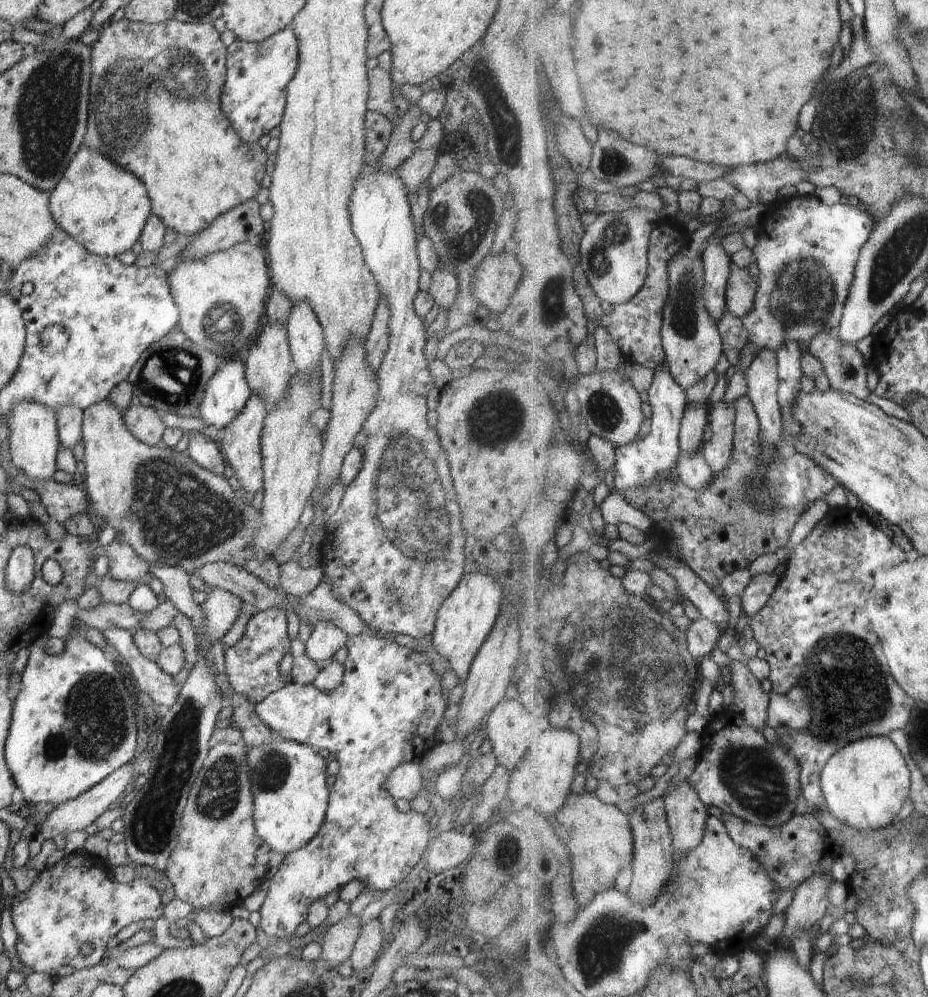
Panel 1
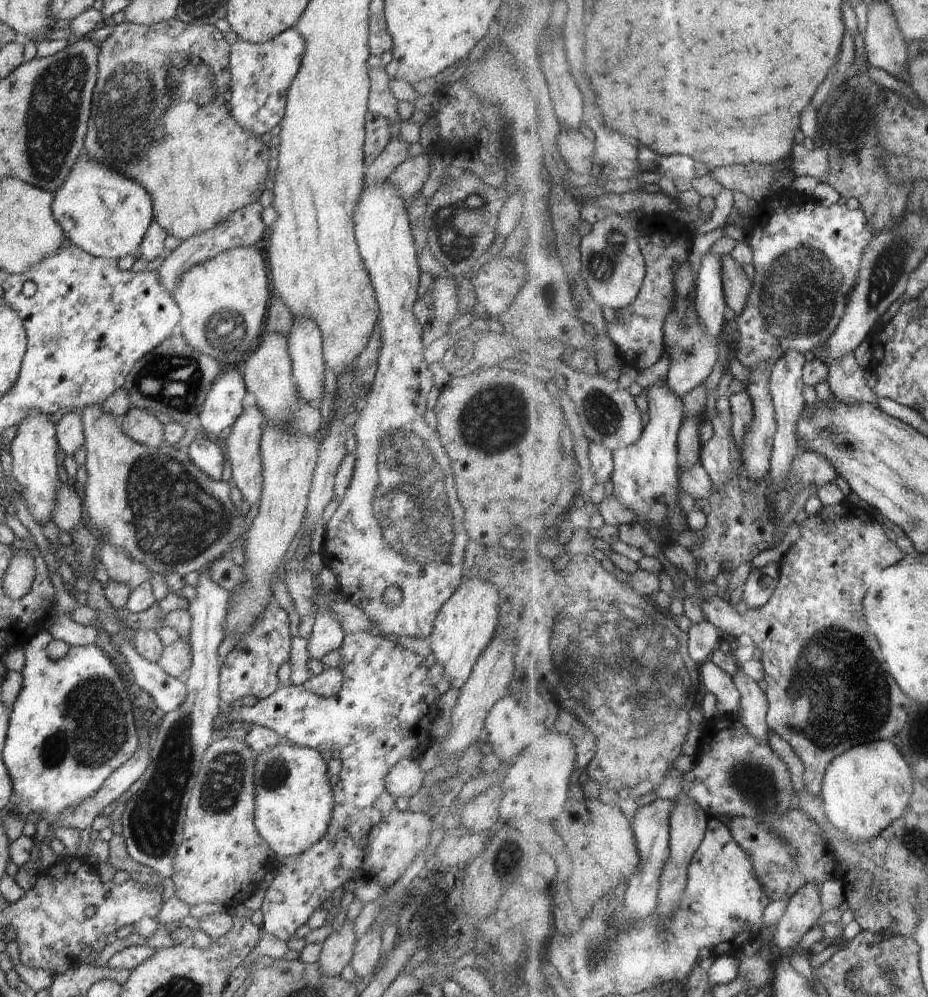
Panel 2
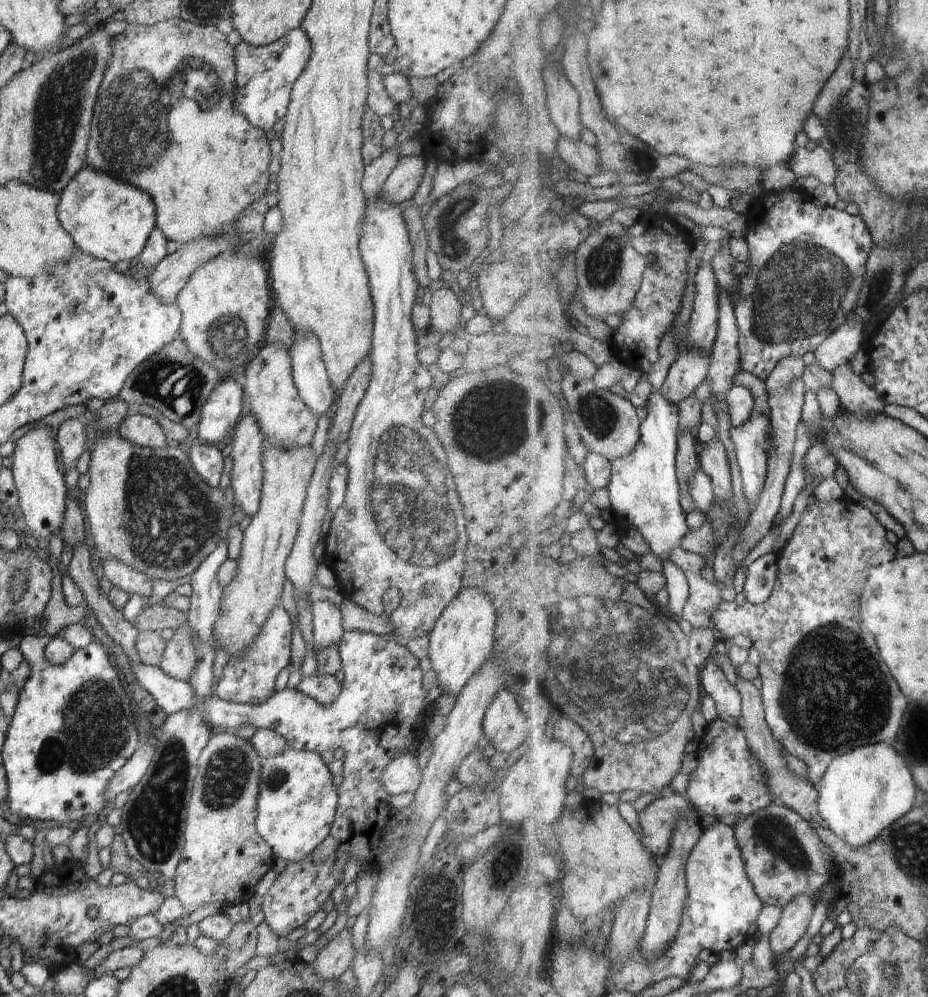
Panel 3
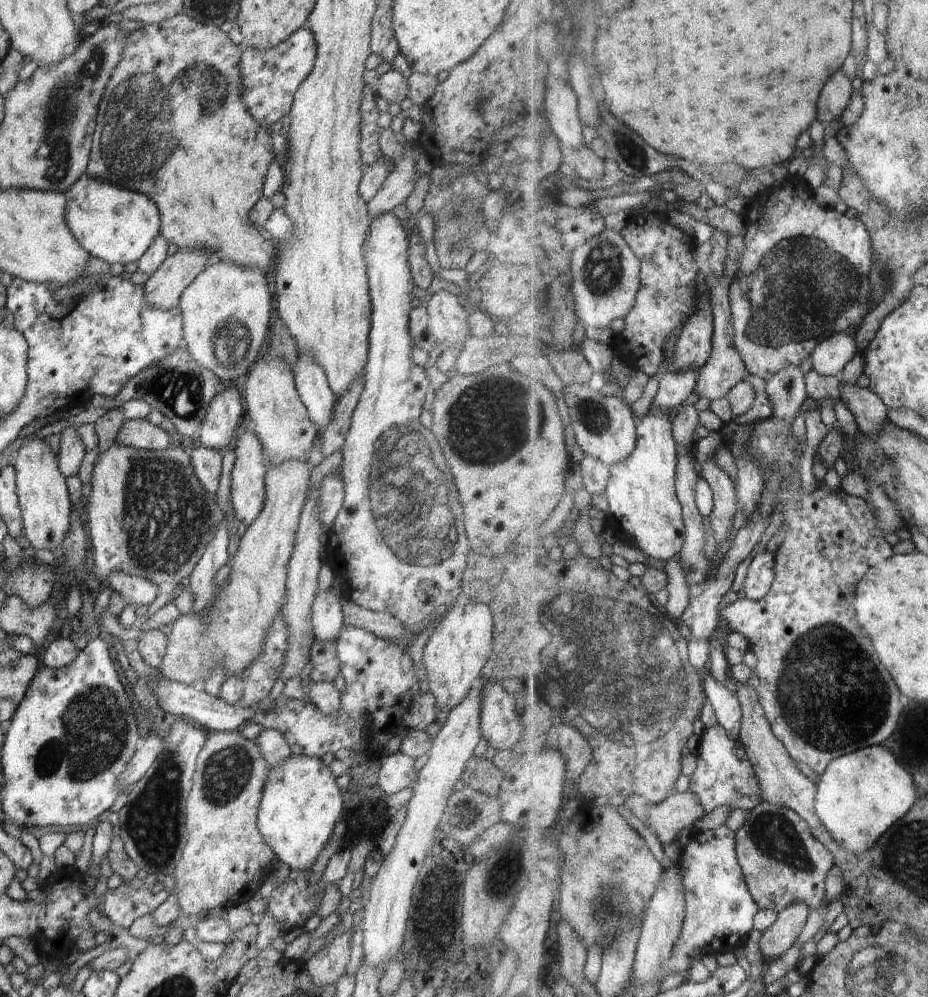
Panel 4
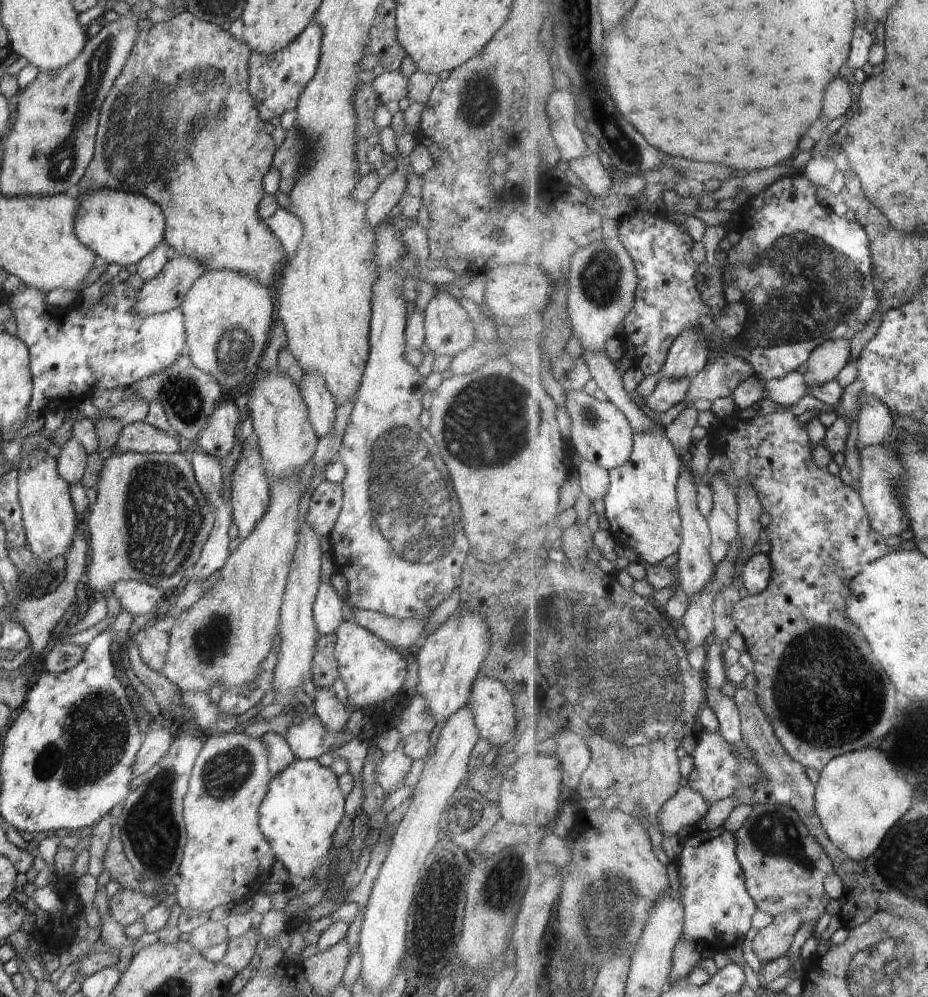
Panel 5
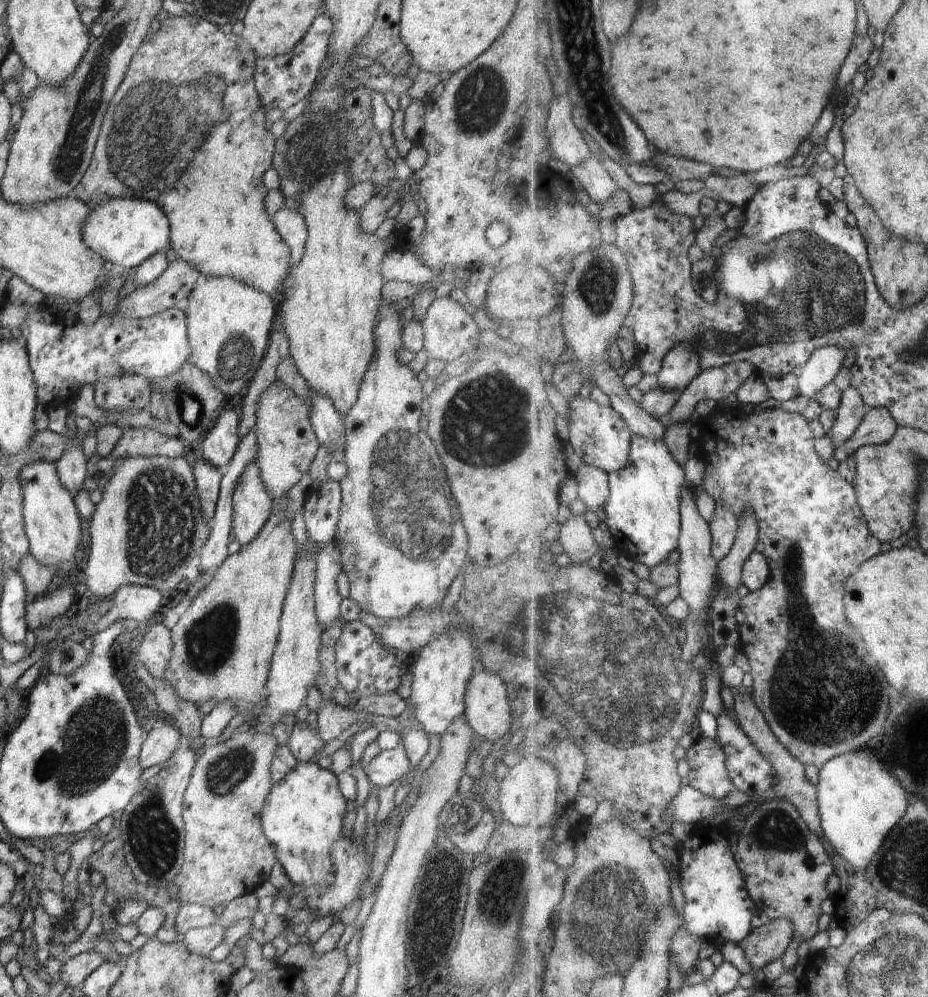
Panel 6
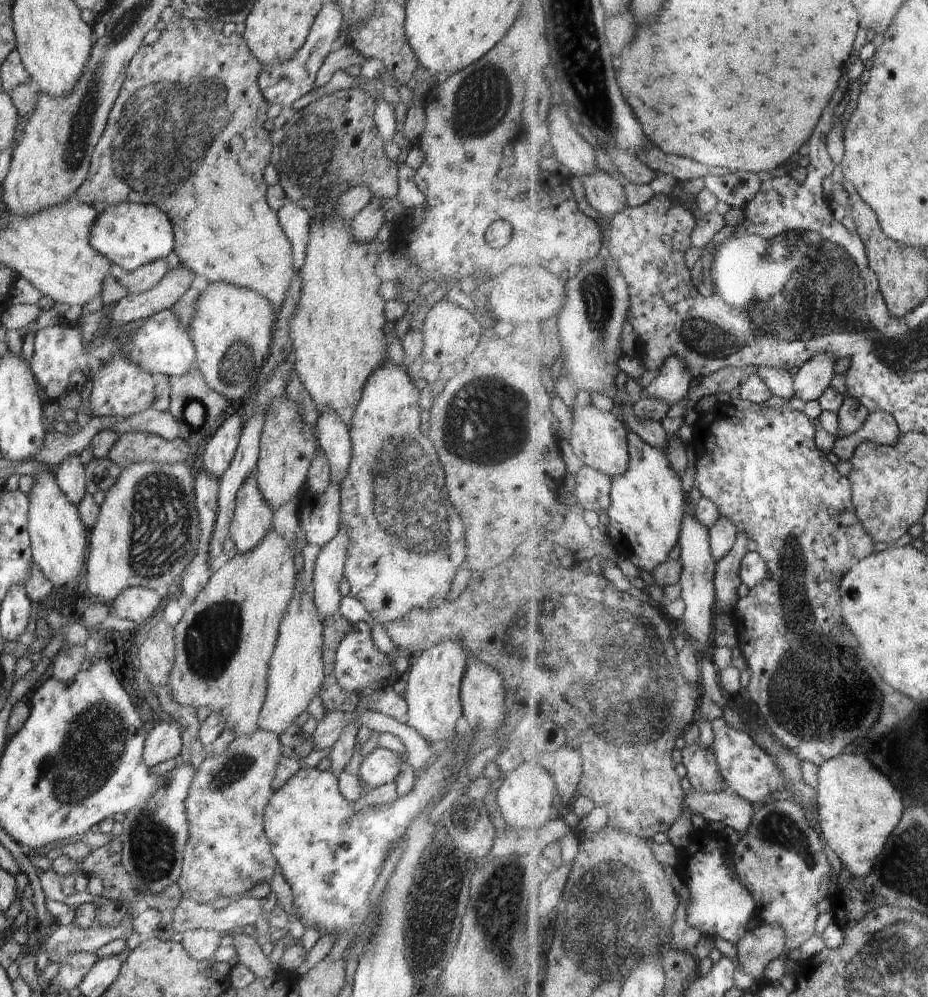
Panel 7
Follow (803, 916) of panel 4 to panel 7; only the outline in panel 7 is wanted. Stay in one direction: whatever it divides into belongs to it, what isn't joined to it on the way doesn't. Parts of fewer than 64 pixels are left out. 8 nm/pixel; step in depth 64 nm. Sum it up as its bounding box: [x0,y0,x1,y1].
[737,922,787,978]

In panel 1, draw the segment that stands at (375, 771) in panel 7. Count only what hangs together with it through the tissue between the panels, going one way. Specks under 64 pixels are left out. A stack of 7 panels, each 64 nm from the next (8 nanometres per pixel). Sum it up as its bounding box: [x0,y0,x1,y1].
[384,760,424,802]

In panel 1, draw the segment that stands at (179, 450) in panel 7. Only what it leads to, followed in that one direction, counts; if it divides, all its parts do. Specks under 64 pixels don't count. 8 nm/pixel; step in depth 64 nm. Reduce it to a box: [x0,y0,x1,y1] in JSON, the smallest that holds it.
[124,403,167,446]

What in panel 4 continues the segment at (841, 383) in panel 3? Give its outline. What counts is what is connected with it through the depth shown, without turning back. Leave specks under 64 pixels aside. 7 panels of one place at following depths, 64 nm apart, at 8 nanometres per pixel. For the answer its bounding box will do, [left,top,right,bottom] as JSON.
[841,382,890,435]

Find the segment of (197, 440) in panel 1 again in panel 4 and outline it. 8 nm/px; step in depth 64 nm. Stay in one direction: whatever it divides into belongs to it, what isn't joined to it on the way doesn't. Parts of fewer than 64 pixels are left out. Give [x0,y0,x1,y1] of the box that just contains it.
[188,444,222,497]

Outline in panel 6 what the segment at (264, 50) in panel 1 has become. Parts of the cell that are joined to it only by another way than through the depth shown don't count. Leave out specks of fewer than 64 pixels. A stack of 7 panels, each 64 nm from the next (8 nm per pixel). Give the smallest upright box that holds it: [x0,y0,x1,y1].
[254,11,334,112]

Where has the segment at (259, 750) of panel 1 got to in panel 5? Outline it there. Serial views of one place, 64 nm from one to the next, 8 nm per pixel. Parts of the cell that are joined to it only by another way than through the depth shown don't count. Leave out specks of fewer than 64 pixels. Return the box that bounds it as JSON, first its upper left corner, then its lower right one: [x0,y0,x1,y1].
[259,759,348,895]

